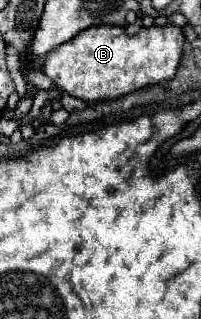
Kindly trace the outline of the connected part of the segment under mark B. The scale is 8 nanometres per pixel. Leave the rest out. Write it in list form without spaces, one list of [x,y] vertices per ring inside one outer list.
[[[99,25],[81,31],[69,43],[45,55],[43,73],[55,87],[81,101],[117,99],[137,89],[173,79],[179,67],[185,35],[181,27],[143,27],[137,35],[127,35],[123,27]]]

